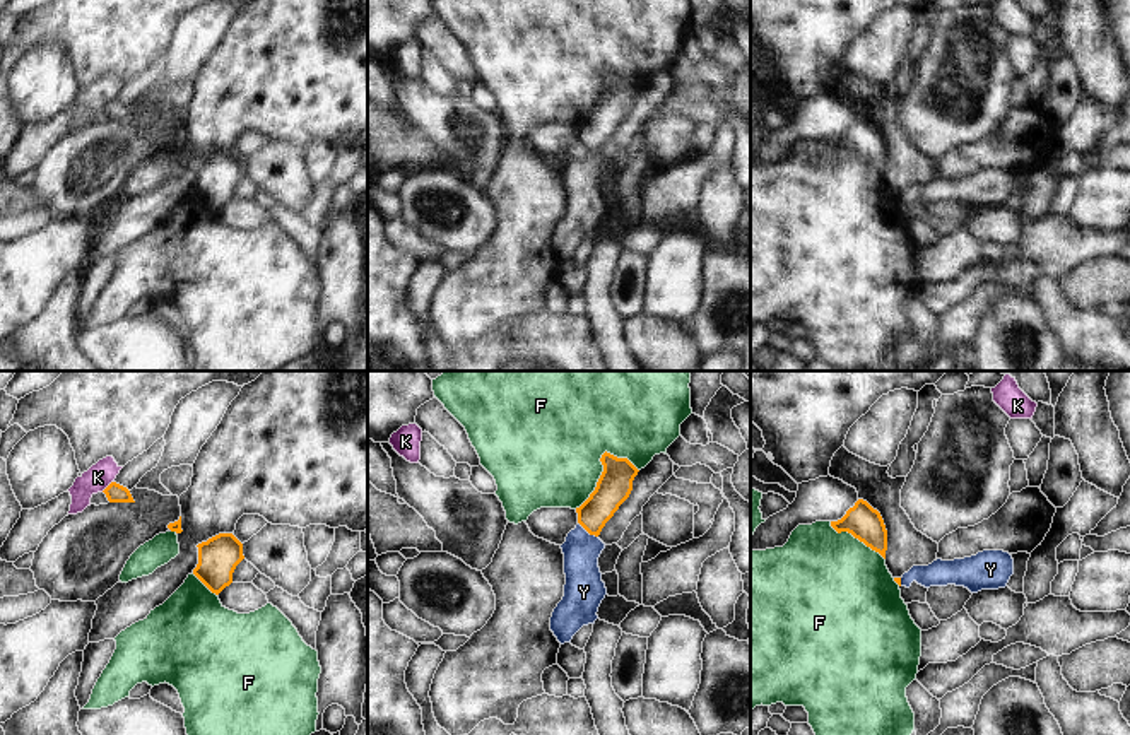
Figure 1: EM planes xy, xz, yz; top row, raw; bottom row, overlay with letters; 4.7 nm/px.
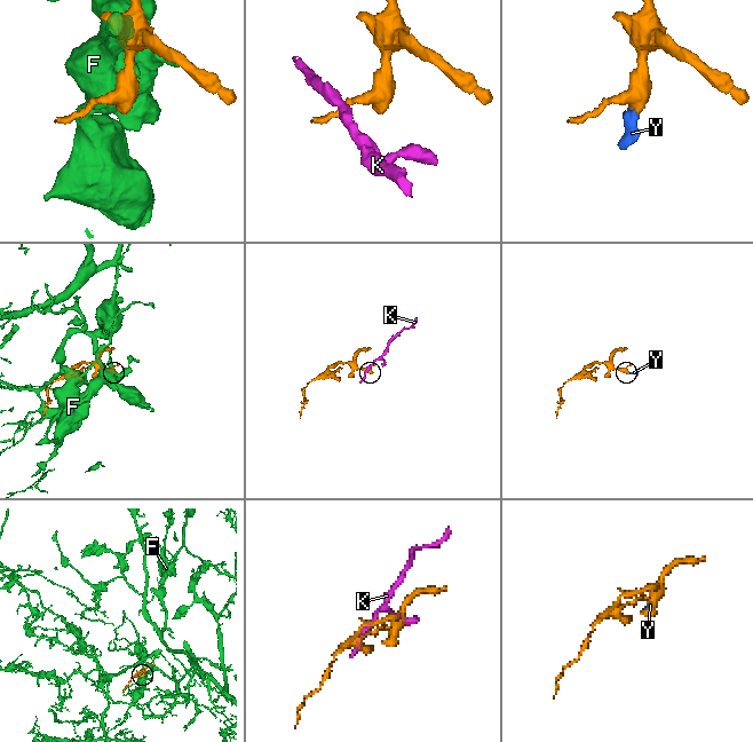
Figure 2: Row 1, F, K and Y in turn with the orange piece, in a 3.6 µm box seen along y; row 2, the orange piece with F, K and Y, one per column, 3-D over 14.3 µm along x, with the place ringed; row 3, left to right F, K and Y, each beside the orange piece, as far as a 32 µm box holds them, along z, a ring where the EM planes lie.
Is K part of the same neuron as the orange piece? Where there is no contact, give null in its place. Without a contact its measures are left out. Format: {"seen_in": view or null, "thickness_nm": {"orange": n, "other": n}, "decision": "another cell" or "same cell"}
{"seen_in": "xy", "thickness_nm": {"orange": 90, "other": 120}, "decision": "another cell"}

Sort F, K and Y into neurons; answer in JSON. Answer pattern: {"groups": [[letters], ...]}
{"groups": [["F"], ["K"], ["Y"]]}

